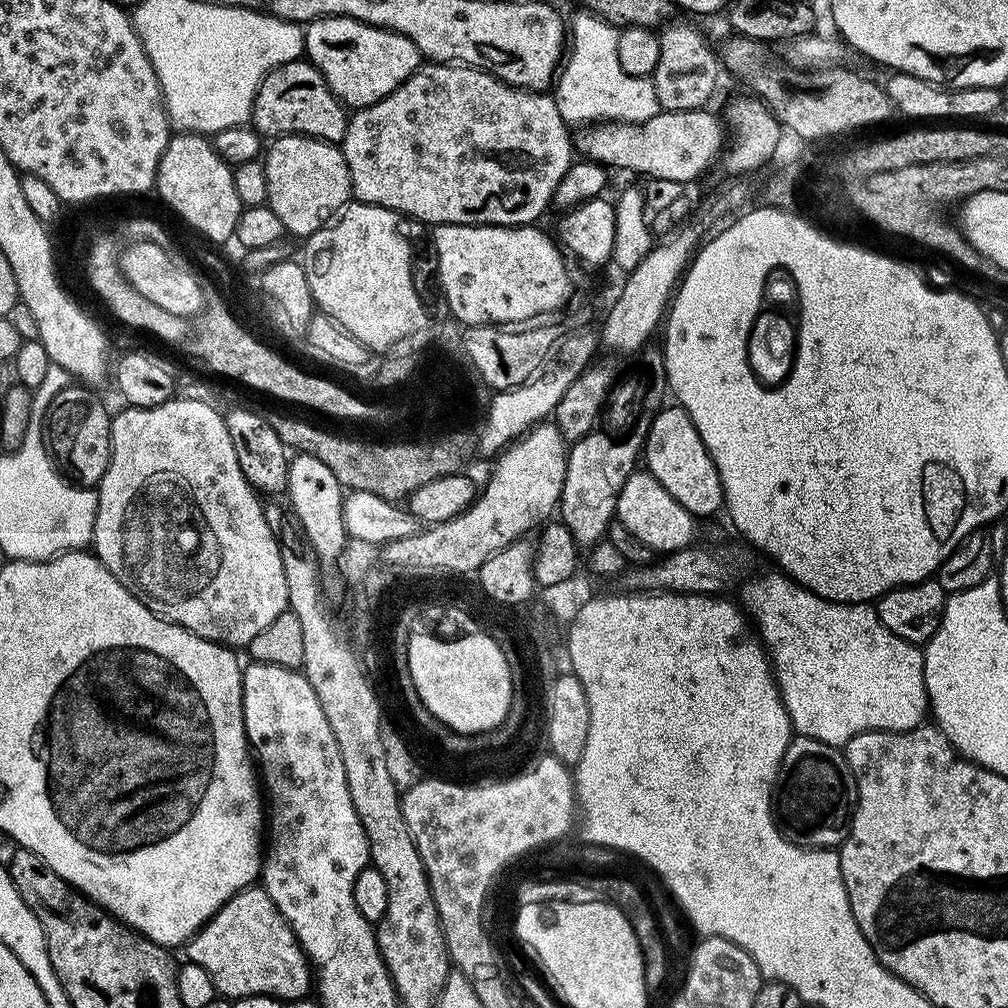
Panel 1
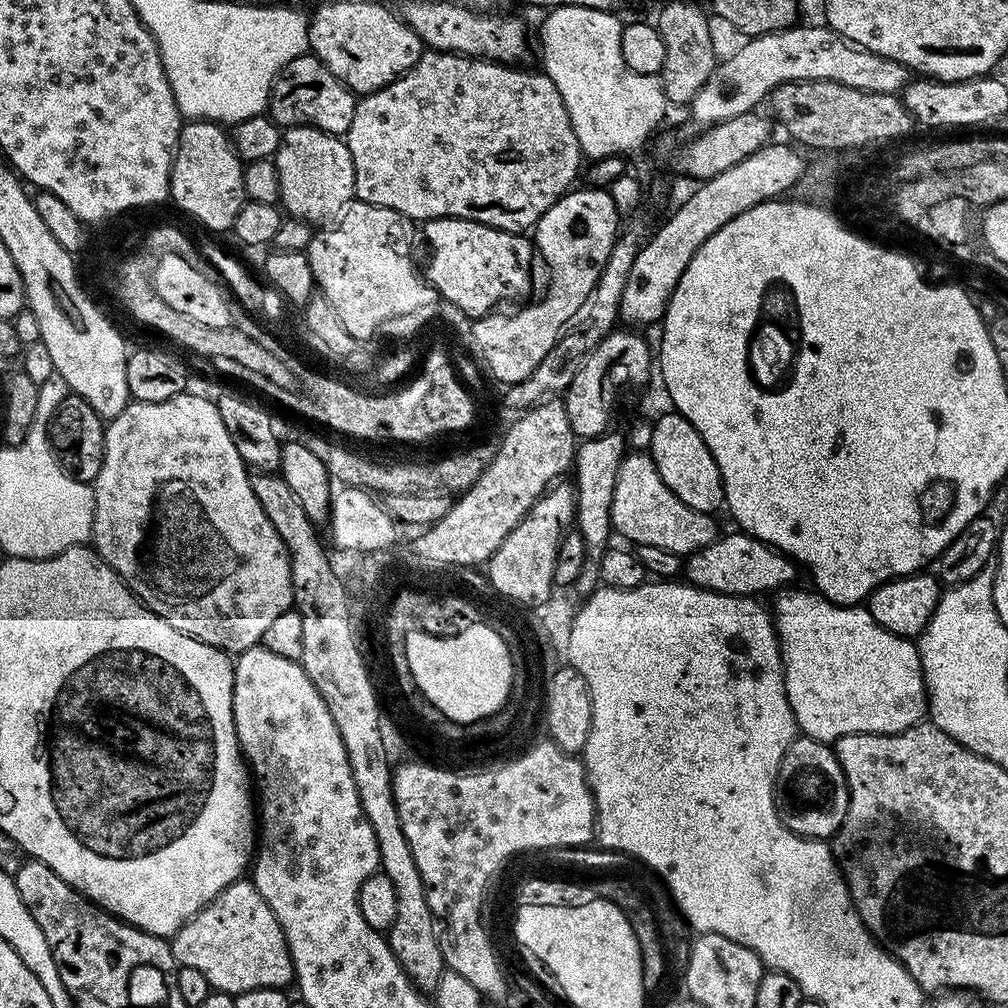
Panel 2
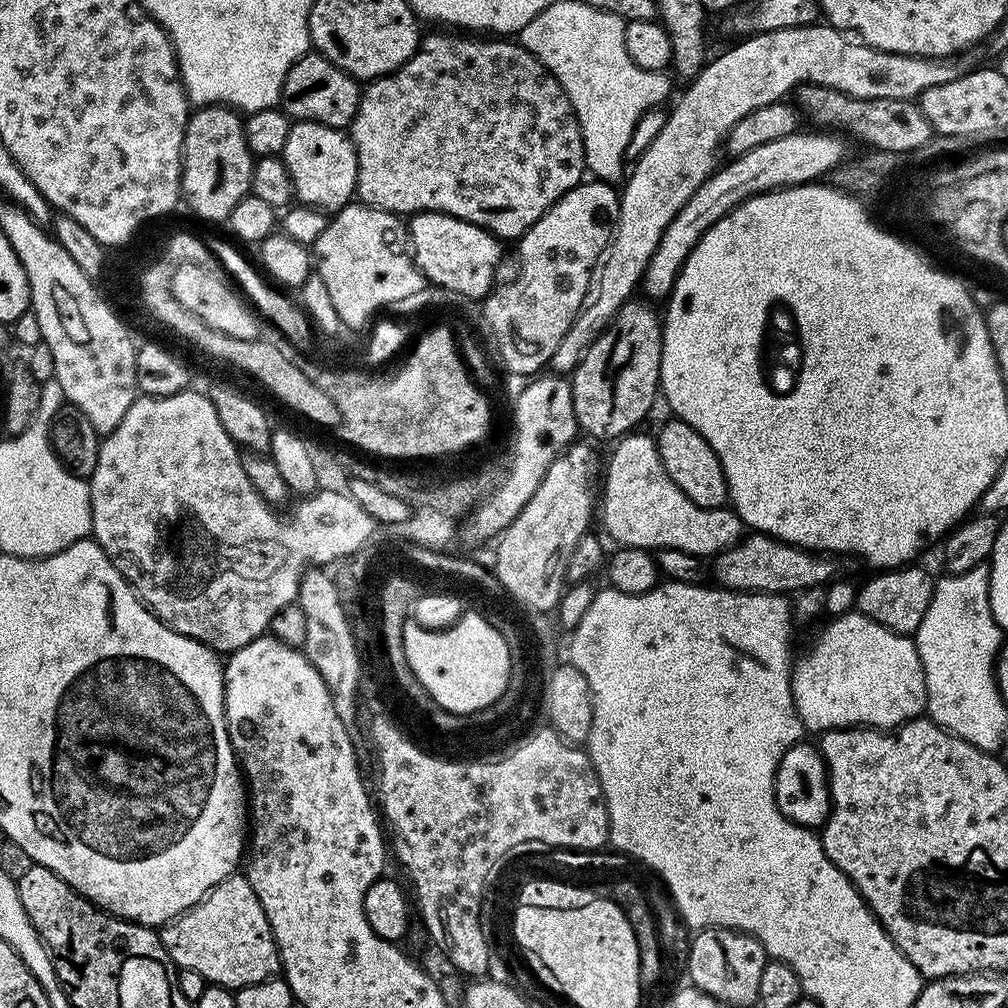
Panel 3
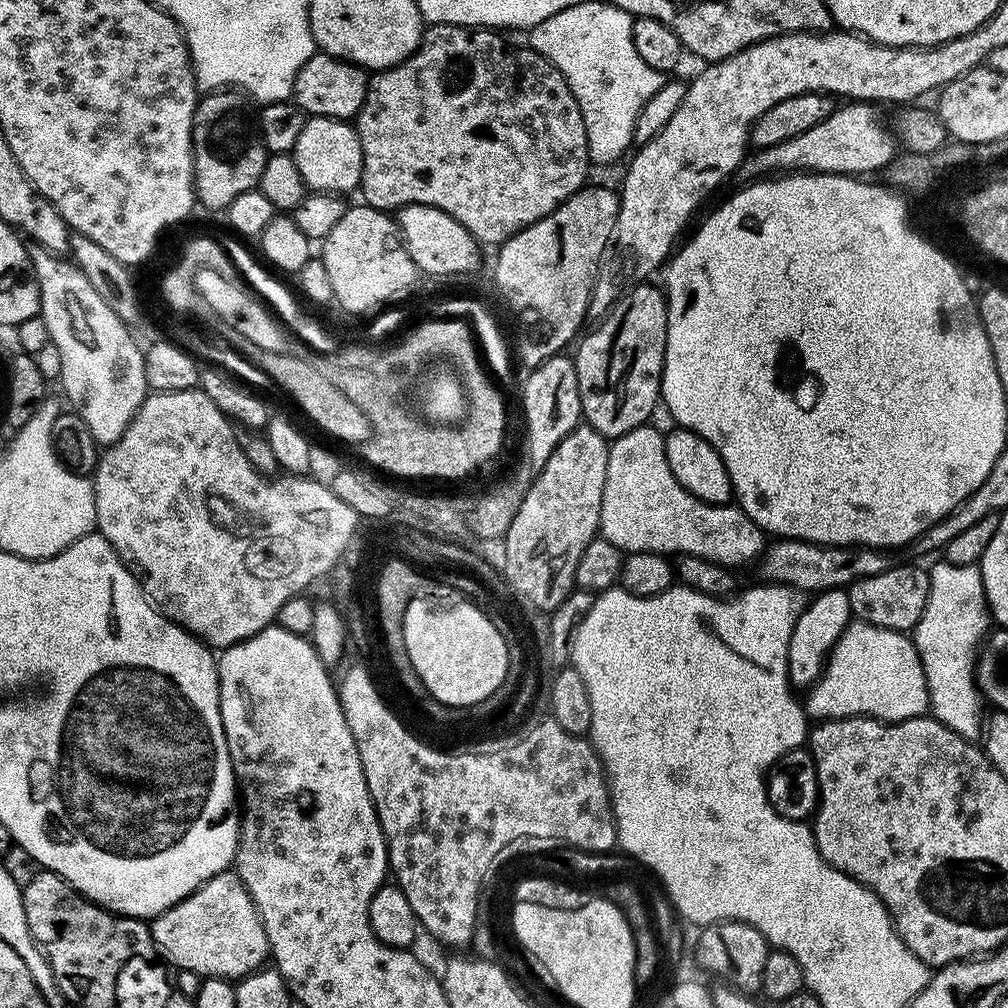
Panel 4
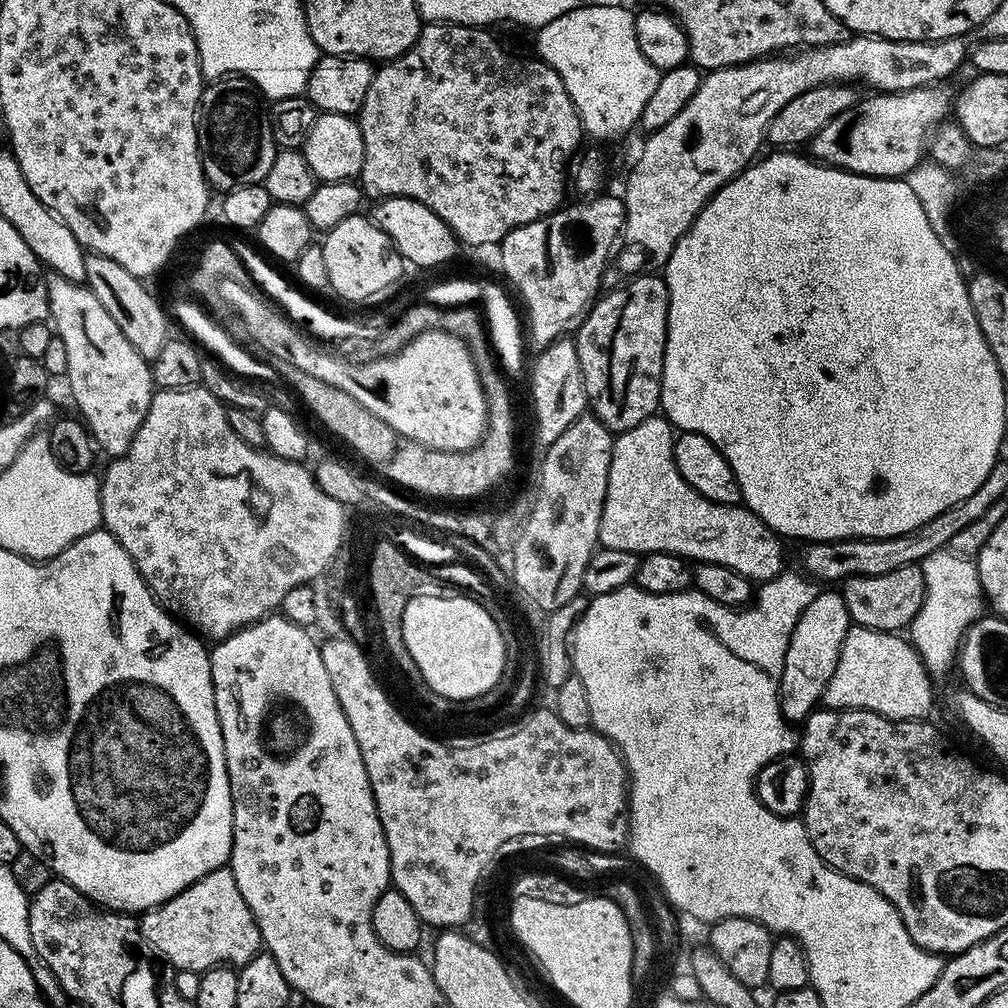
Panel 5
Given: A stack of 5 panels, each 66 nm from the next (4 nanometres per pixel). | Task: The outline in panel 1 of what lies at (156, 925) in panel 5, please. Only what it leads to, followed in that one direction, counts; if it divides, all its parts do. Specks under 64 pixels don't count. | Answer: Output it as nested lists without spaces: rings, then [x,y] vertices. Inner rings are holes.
[[[262,886],[243,888],[234,894],[189,938],[186,951],[187,963],[202,966],[217,993],[231,1001],[250,995],[272,996],[281,1002],[302,1000],[314,984],[307,954]]]

